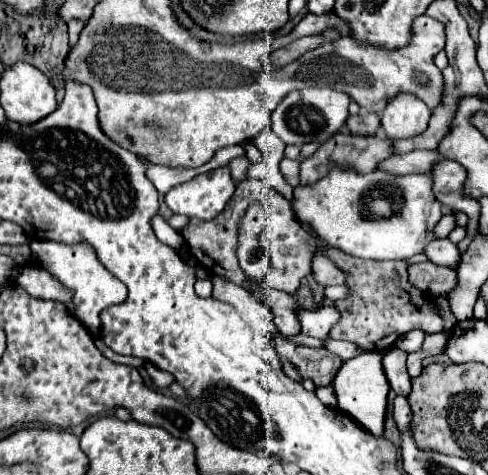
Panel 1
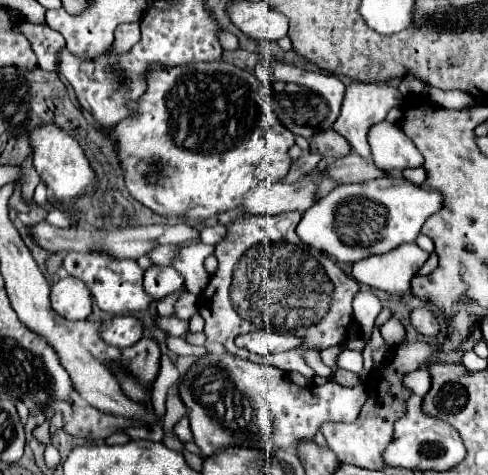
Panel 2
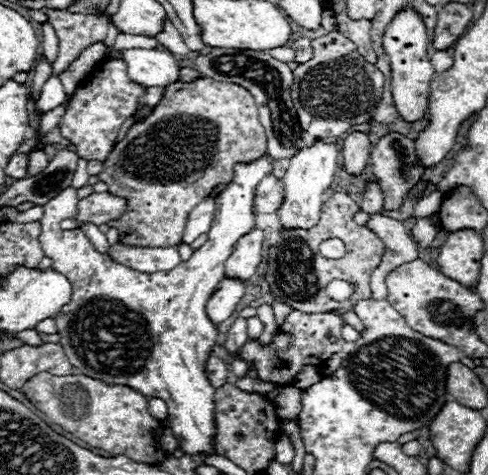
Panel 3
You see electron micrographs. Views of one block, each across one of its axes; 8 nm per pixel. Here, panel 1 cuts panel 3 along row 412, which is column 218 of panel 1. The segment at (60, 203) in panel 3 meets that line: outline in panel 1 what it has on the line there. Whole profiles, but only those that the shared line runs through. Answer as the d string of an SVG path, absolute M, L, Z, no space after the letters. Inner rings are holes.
M218 168L210 174L200 174L194 180L172 188L164 196L164 202L174 214L212 220L224 210L232 194L234 182L230 172L226 168Z

